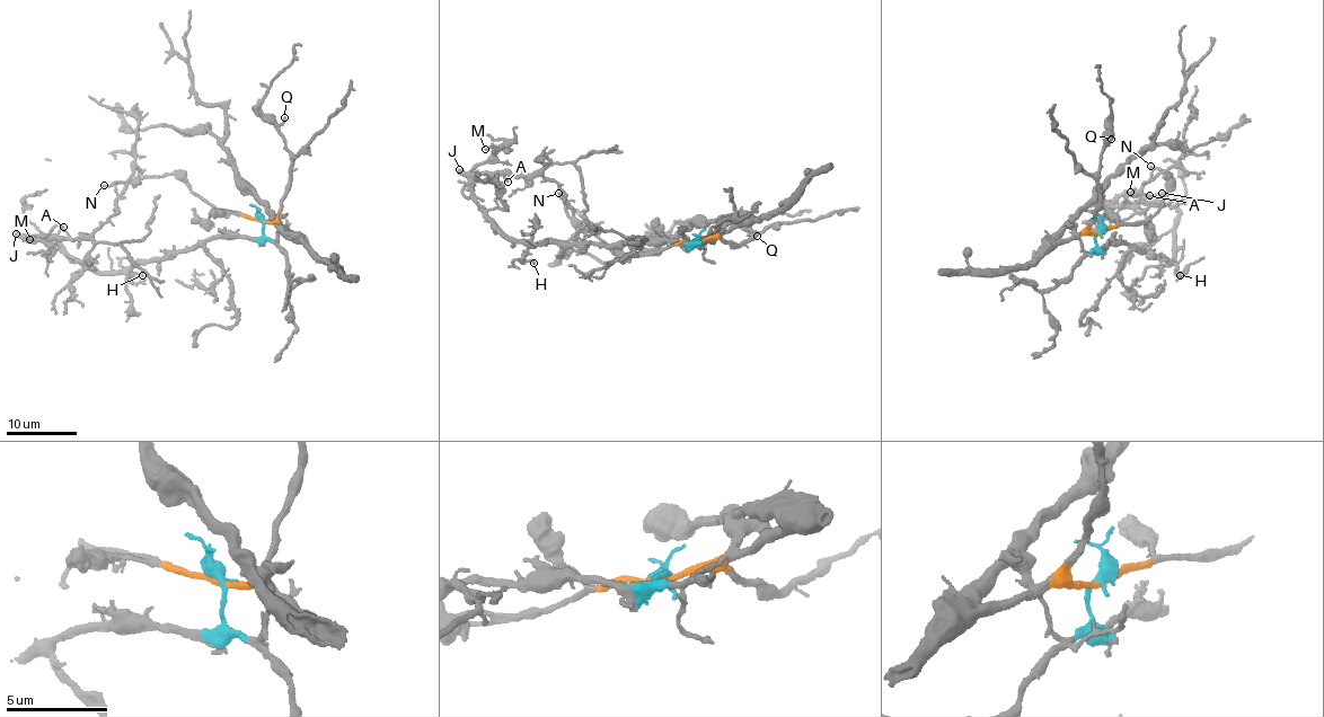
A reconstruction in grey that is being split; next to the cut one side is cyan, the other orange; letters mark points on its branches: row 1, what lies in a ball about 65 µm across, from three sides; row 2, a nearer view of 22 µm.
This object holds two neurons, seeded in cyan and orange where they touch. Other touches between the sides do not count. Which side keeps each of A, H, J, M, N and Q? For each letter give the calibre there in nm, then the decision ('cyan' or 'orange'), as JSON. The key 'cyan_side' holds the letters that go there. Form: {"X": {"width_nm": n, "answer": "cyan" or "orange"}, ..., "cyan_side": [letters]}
{"A": {"width_nm": 150, "answer": "cyan"}, "H": {"width_nm": 140, "answer": "cyan"}, "J": {"width_nm": 500, "answer": "cyan"}, "M": {"width_nm": 130, "answer": "cyan"}, "N": {"width_nm": 150, "answer": "orange"}, "Q": {"width_nm": 160, "answer": "orange"}, "cyan_side": ["A", "H", "J", "M"]}

